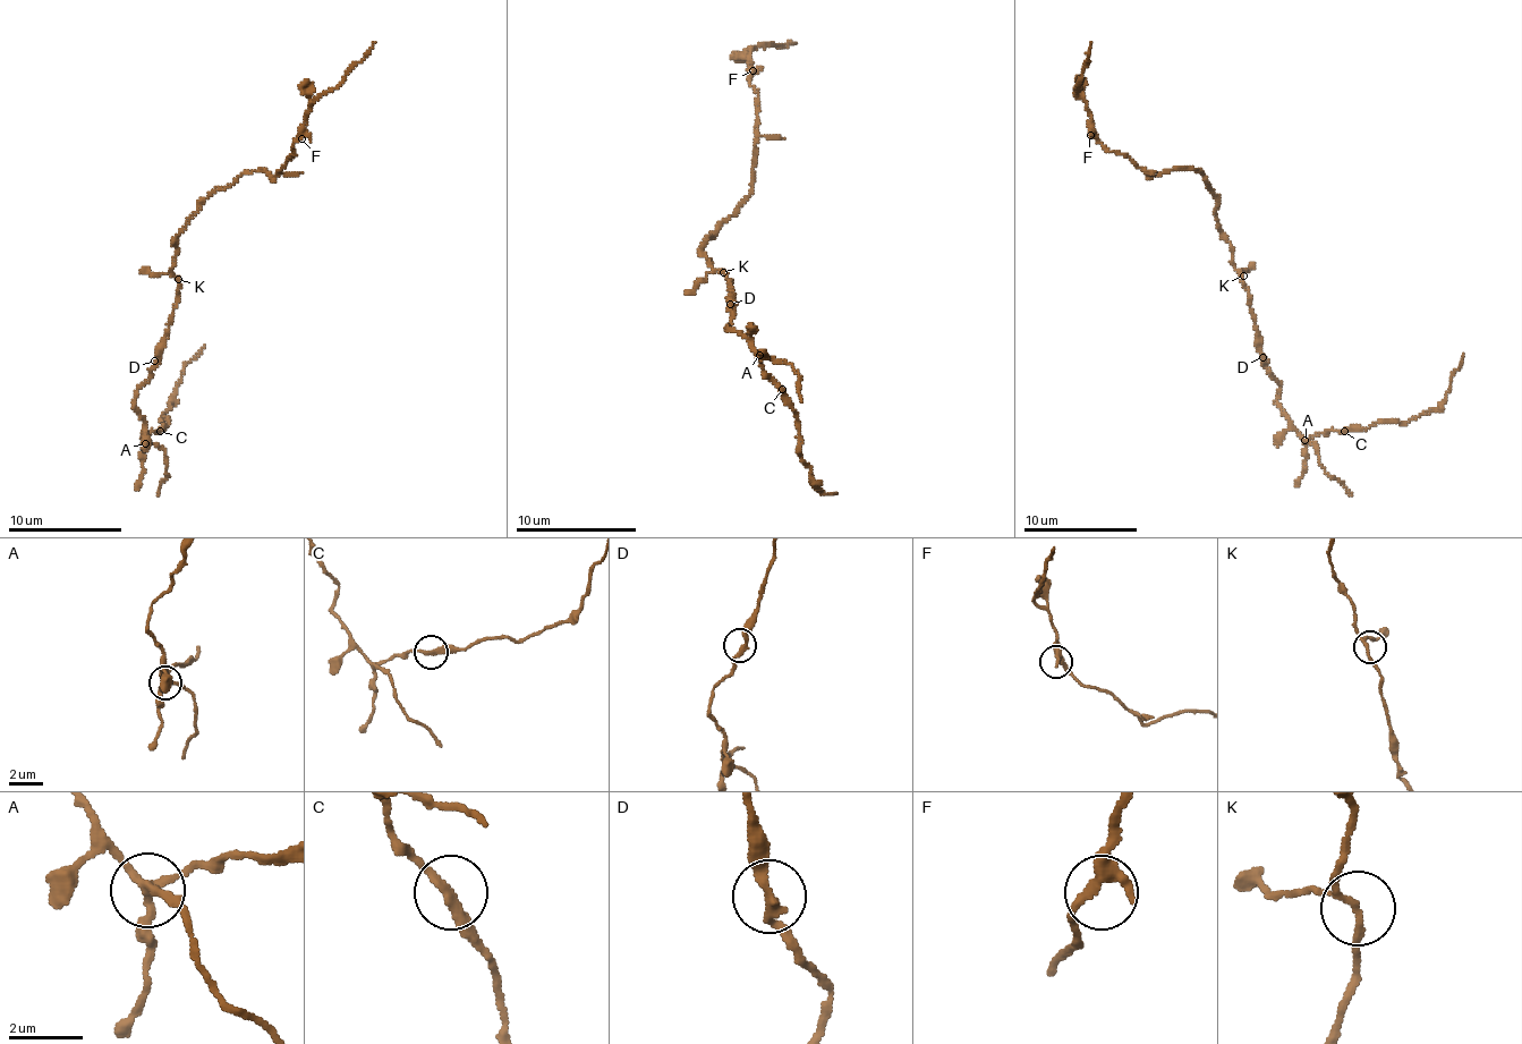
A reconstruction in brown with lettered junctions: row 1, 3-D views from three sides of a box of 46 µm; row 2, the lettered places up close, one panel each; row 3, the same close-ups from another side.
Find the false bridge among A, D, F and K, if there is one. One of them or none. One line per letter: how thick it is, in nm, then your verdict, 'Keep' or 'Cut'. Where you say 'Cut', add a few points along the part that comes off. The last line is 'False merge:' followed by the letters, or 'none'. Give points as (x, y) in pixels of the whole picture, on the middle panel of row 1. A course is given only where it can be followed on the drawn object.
A: Thickness 240 nm. Cut. Course of the part to remove: (759, 354), (765, 374), (797, 419), (799, 456), (817, 489), (836, 493)
D: Thickness 240 nm. Keep
F: Thickness 260 nm. Keep
K: Thickness 150 nm. Keep
False merge: A

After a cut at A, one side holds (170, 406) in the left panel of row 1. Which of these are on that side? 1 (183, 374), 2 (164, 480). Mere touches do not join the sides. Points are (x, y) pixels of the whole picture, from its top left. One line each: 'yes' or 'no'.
1: yes
2: no

